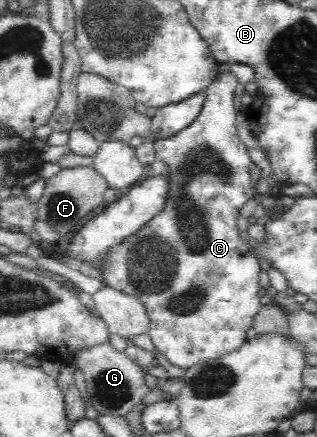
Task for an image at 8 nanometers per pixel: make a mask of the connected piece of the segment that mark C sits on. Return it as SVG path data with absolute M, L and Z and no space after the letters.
M229 69L228 71L219 71L213 81L203 90L205 99L199 116L195 117L185 129L181 129L179 133L171 135L167 139L155 139L153 141L156 159L161 160L167 168L167 199L165 205L150 222L139 233L128 237L123 243L111 248L108 257L108 266L102 271L106 285L135 297L143 303L147 316L151 320L150 339L153 340L157 352L163 354L163 357L175 365L185 370L196 364L206 364L209 361L219 359L228 353L239 351L243 347L246 340L246 334L252 328L255 315L262 309L260 303L260 265L258 257L254 254L252 248L243 242L240 232L237 230L237 217L239 209L245 205L245 201L254 199L255 183L251 181L251 173L249 166L252 164L249 158L249 152L244 143L239 140L241 135L238 130L237 113L234 106L235 87L237 87L237 76Z

